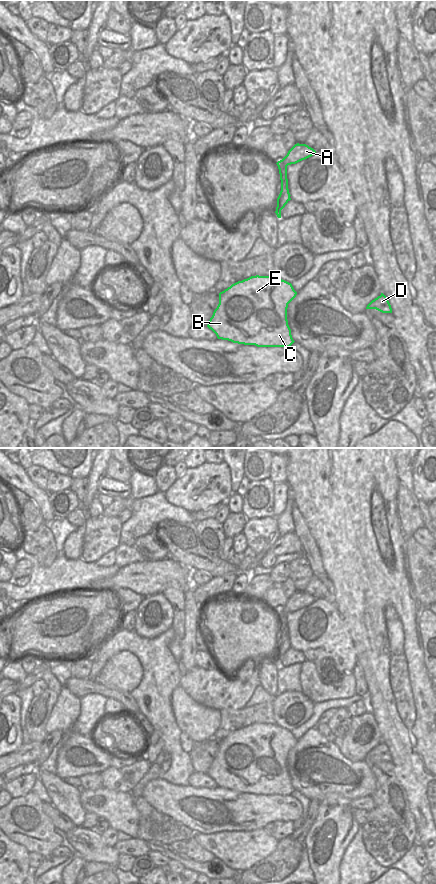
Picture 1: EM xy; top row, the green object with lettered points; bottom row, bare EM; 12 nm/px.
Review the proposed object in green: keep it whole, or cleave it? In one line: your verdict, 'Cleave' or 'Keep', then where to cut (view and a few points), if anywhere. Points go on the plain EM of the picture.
Cleave. Split along xy (287, 630), (287, 633), (281, 636).

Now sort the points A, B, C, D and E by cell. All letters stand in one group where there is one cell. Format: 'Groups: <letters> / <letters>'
Groups: A / B C D E.

